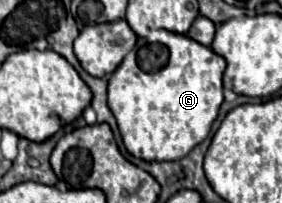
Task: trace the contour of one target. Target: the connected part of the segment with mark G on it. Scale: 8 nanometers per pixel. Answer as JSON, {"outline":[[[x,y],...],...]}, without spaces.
{"outline":[[[166,29],[156,31],[156,35],[156,39],[140,37],[136,47],[112,73],[108,79],[108,105],[118,121],[124,147],[134,157],[144,161],[176,161],[188,155],[208,137],[212,123],[218,117],[218,109],[224,101],[222,75],[226,69],[226,59],[188,35],[178,35]]]}

